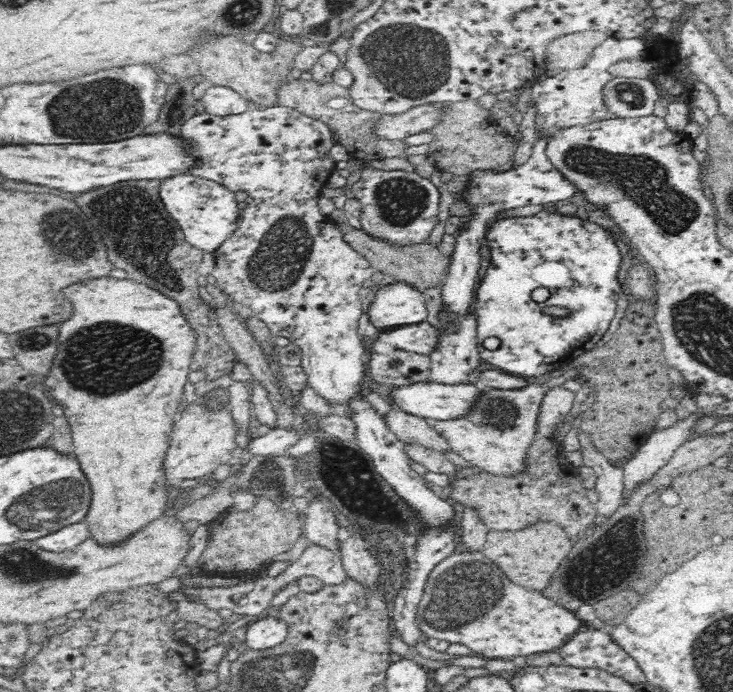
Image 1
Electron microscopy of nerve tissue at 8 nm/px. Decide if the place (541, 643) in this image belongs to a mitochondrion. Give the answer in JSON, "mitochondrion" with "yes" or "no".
{"mitochondrion":"no"}

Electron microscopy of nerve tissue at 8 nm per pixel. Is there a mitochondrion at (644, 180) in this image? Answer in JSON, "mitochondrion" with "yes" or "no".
{"mitochondrion":"yes"}

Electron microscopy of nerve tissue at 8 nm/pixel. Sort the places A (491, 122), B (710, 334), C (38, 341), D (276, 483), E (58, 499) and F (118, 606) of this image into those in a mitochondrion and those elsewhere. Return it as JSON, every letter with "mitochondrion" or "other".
{"A":"other","B":"mitochondrion","C":"mitochondrion","D":"other","E":"mitochondrion","F":"mitochondrion"}

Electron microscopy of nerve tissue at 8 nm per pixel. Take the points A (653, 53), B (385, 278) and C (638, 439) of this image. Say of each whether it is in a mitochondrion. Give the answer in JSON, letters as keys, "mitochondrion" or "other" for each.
{"A":"other","B":"other","C":"other"}

